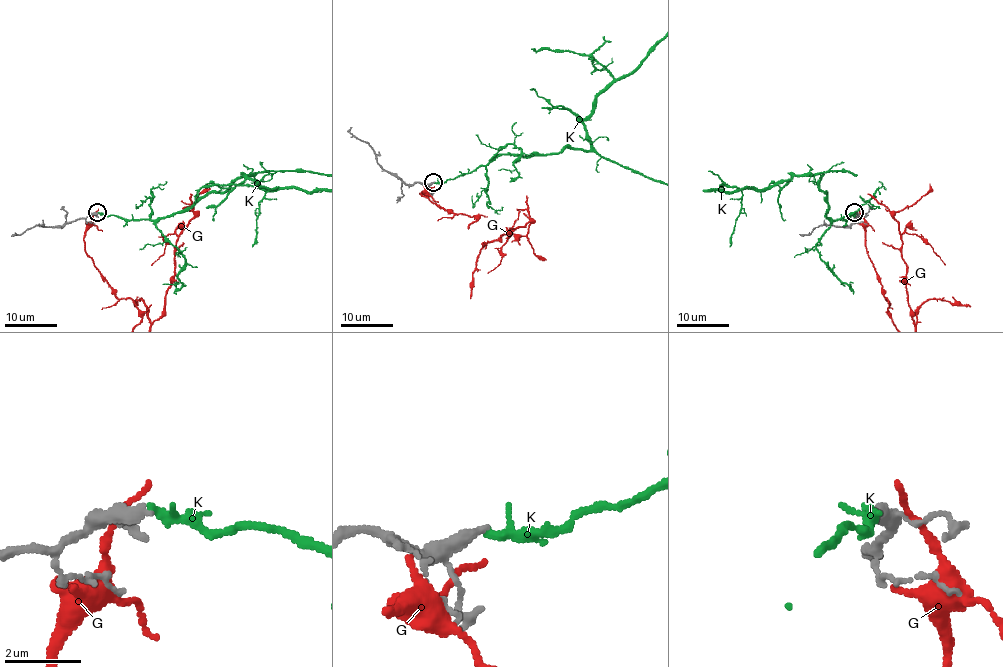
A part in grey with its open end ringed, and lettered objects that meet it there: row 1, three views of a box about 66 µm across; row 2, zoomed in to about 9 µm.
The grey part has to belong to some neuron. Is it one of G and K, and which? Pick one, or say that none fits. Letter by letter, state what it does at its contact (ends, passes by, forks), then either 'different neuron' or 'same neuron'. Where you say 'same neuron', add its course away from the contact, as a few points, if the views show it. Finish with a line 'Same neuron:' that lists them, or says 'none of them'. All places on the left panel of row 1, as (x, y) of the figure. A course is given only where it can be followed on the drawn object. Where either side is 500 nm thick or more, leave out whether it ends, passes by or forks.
G: it passes by; different neuron
K: it passes by; same neuron
Same neuron: K

